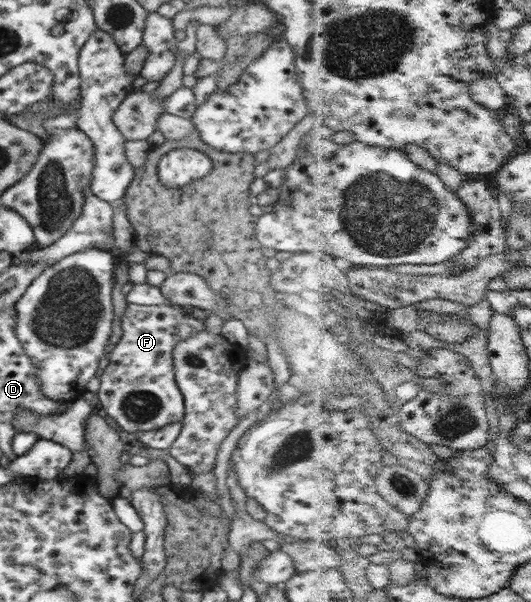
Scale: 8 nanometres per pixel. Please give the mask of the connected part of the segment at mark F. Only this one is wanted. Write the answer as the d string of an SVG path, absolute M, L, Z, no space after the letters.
M169 304L169 306L141 306L129 305L121 320L123 335L111 352L109 352L109 364L103 369L100 379L100 387L96 393L97 410L104 416L111 416L117 424L127 432L139 432L139 430L159 430L163 426L180 422L184 419L184 398L173 371L173 348L187 340L189 336L206 330L205 320L193 318L189 312L185 312L182 306Z

